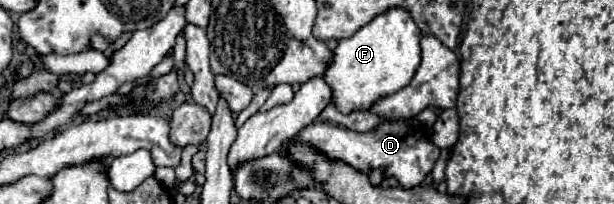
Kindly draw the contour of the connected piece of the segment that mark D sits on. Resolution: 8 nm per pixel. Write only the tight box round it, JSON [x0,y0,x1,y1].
[295,34,459,188]

